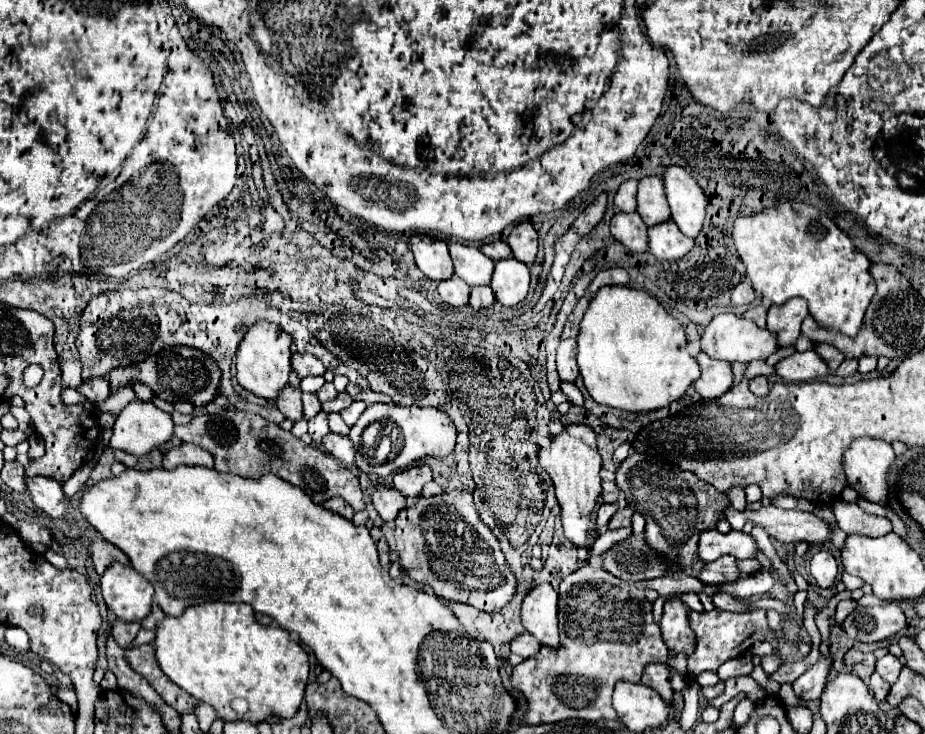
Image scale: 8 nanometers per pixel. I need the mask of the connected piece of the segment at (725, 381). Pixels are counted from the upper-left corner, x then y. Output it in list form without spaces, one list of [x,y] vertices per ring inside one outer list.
[[[700,352],[696,356],[702,376],[700,380],[696,380],[696,392],[706,398],[706,400],[714,400],[720,398],[722,394],[726,394],[732,384],[734,384],[734,374],[732,374],[732,364],[728,362],[720,362],[720,360],[712,360],[710,356],[704,356],[704,352]]]

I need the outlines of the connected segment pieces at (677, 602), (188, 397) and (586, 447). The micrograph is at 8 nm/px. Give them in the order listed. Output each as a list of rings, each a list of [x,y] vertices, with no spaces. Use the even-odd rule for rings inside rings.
[[[674,594],[664,604],[664,616],[660,622],[662,638],[668,648],[692,654],[696,648],[696,636],[690,628],[690,608],[680,600],[680,596],[682,594]]]
[[[166,348],[156,356],[126,368],[114,368],[108,374],[108,382],[112,392],[118,392],[122,386],[132,386],[136,382],[146,384],[156,396],[164,398],[166,402],[190,402],[194,406],[206,406],[218,392],[220,386],[220,370],[210,356],[204,352],[192,352],[192,348]]]
[[[584,424],[566,426],[564,432],[552,440],[548,450],[540,450],[538,462],[550,474],[550,478],[554,482],[556,498],[558,498],[558,504],[562,508],[562,524],[564,524],[566,538],[574,546],[590,550],[594,546],[594,542],[598,540],[594,510],[602,502],[600,500],[600,494],[602,494],[600,454],[596,448],[594,430],[584,426]]]

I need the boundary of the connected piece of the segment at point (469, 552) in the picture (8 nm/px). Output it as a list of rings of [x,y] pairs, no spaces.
[[[454,490],[454,492],[430,496],[430,498],[420,496],[412,506],[400,510],[396,518],[394,534],[396,534],[396,550],[398,550],[404,572],[412,580],[432,586],[438,598],[466,602],[466,604],[470,602],[474,608],[484,610],[484,612],[500,612],[500,608],[506,606],[514,598],[516,576],[512,574],[512,566],[506,562],[498,538],[480,520],[480,514],[474,506],[470,492]]]

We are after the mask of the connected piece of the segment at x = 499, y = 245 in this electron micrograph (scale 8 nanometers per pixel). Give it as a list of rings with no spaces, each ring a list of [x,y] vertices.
[[[496,240],[496,242],[488,242],[488,244],[482,244],[482,248],[480,248],[488,258],[492,258],[494,262],[498,262],[498,260],[504,260],[504,258],[510,258],[512,256],[512,250],[510,250],[510,246],[506,244],[506,242],[500,242],[500,240]]]

